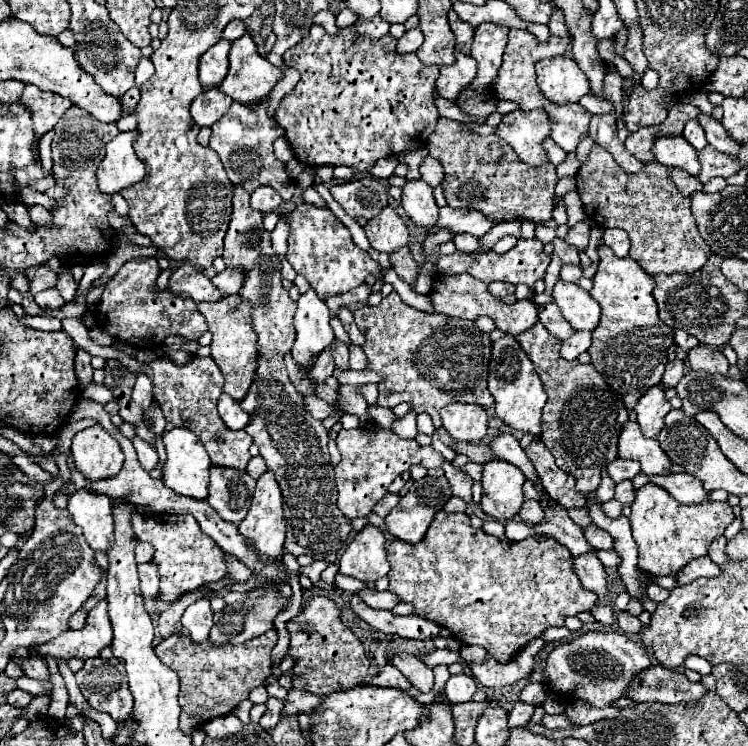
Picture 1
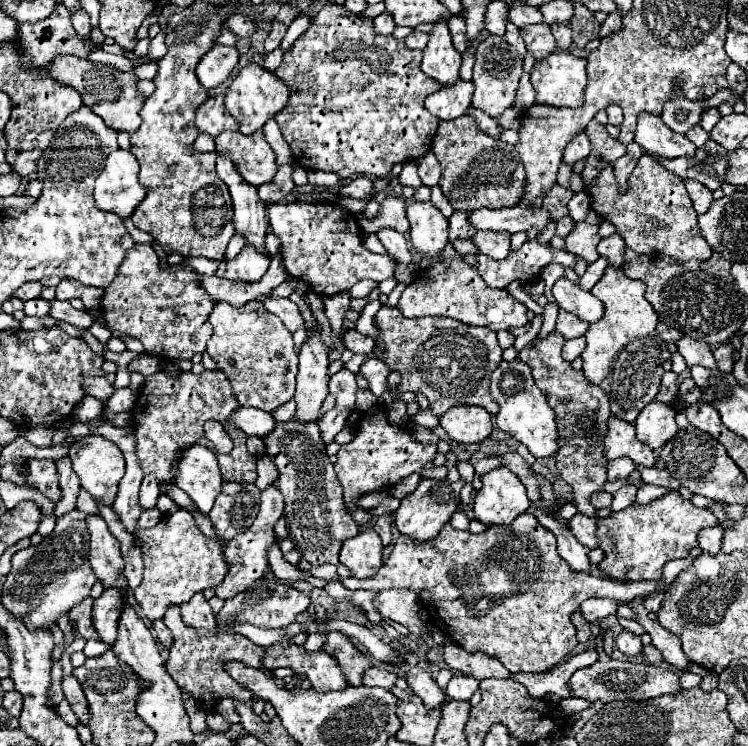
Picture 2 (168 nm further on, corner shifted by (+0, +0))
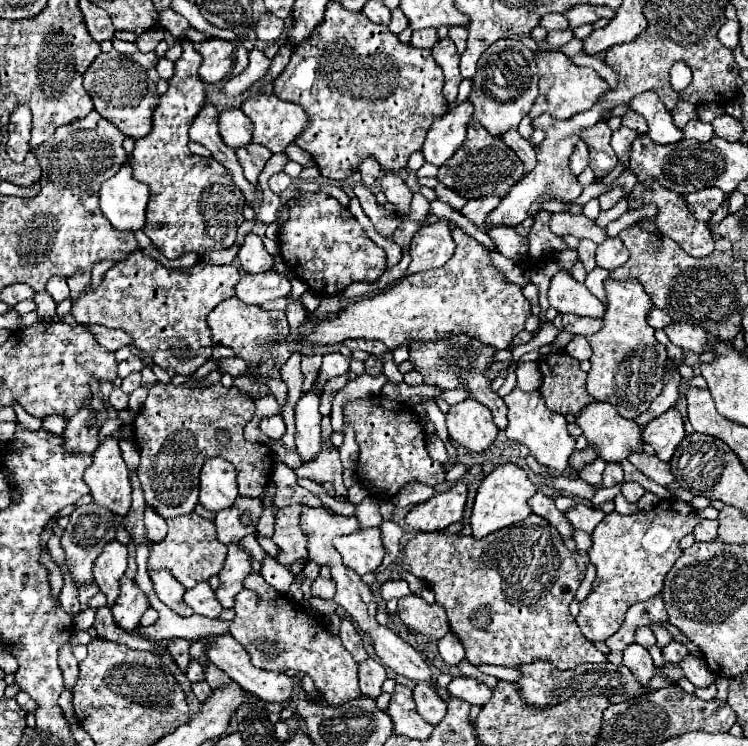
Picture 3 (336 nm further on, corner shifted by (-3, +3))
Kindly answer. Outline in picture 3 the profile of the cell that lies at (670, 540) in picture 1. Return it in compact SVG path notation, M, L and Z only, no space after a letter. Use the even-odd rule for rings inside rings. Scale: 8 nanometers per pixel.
M663 500L653 510L639 510L631 516L619 512L605 514L593 530L593 546L589 550L589 558L597 568L597 578L591 594L579 604L579 614L575 616L583 636L591 642L605 642L619 630L629 606L657 596L667 572L681 556L679 540L691 534L699 522L699 510L683 500Z

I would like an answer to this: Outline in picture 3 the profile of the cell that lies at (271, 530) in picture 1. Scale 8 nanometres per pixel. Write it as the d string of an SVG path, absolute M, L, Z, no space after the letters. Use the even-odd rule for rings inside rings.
M229 544L227 546L227 560L223 568L223 576L219 576L221 584L215 590L217 600L223 608L231 608L237 592L243 588L243 580L251 574L251 554L243 550L243 546Z

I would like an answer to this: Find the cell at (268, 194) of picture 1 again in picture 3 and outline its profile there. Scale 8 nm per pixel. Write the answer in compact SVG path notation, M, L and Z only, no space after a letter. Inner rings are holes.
M277 172L269 178L269 188L275 192L275 194L281 194L283 190L287 190L289 186L293 184L293 180L285 174L285 172Z

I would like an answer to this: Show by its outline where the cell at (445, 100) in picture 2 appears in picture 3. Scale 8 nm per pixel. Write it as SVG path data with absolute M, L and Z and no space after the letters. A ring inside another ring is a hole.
M465 100L461 104L451 104L443 116L433 120L423 146L423 156L429 164L441 166L455 154L457 148L461 148L471 116L473 104Z

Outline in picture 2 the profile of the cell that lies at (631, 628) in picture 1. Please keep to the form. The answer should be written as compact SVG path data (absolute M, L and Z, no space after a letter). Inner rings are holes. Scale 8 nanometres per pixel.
M620 631L618 637L616 637L616 647L618 651L622 651L624 655L628 657L636 657L642 653L642 643L640 643L640 637L634 635L634 633L628 633L628 631Z

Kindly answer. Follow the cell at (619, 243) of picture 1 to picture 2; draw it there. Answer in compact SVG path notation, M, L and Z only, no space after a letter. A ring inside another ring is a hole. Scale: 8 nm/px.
M614 233L612 237L602 239L600 245L598 245L600 257L608 259L608 265L614 267L614 269L618 269L622 265L622 261L624 261L624 249L626 249L626 243L624 243L624 239L618 233Z

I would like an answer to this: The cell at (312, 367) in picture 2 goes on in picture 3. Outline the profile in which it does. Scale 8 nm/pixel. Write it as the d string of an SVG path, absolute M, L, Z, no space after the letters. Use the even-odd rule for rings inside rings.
M313 384L295 406L295 442L297 452L303 460L313 460L321 450L321 412L319 412L321 392Z

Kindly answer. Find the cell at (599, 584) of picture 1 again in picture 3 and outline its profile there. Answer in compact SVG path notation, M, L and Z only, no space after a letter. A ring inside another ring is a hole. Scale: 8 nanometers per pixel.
M537 492L531 500L529 500L529 506L535 514L539 514L541 518L545 518L547 522L551 522L557 532L563 536L563 542L565 546L575 552L575 540L573 540L573 526L569 524L569 520L565 518L565 514L561 514L557 508L555 508L555 502L551 496L543 494L543 492Z

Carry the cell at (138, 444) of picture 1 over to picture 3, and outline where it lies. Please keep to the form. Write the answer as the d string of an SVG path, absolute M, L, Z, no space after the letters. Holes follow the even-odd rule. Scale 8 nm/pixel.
M151 506L145 508L145 518L143 518L143 522L145 522L145 528L147 528L147 538L149 538L149 540L163 540L167 524L165 524L165 520L157 514L155 508L151 508Z

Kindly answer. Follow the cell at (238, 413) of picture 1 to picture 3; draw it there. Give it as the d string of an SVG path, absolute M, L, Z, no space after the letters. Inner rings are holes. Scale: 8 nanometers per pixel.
M277 414L277 416L269 416L269 418L263 418L261 422L259 422L259 430L263 432L263 434L267 434L269 438L281 438L283 434L285 434L285 424L283 424L283 418L281 418L281 414Z

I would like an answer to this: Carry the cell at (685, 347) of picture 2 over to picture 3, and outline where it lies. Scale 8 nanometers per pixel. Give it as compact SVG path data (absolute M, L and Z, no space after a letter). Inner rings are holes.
M675 322L675 324L665 328L665 334L669 336L669 340L675 346L689 350L693 354L701 354L701 352L707 350L707 332L701 326Z

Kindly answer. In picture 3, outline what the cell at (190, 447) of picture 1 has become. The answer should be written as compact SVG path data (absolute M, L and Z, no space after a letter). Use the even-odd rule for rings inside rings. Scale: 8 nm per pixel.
M207 458L199 476L199 502L209 512L219 512L233 506L237 498L235 468L227 460Z

